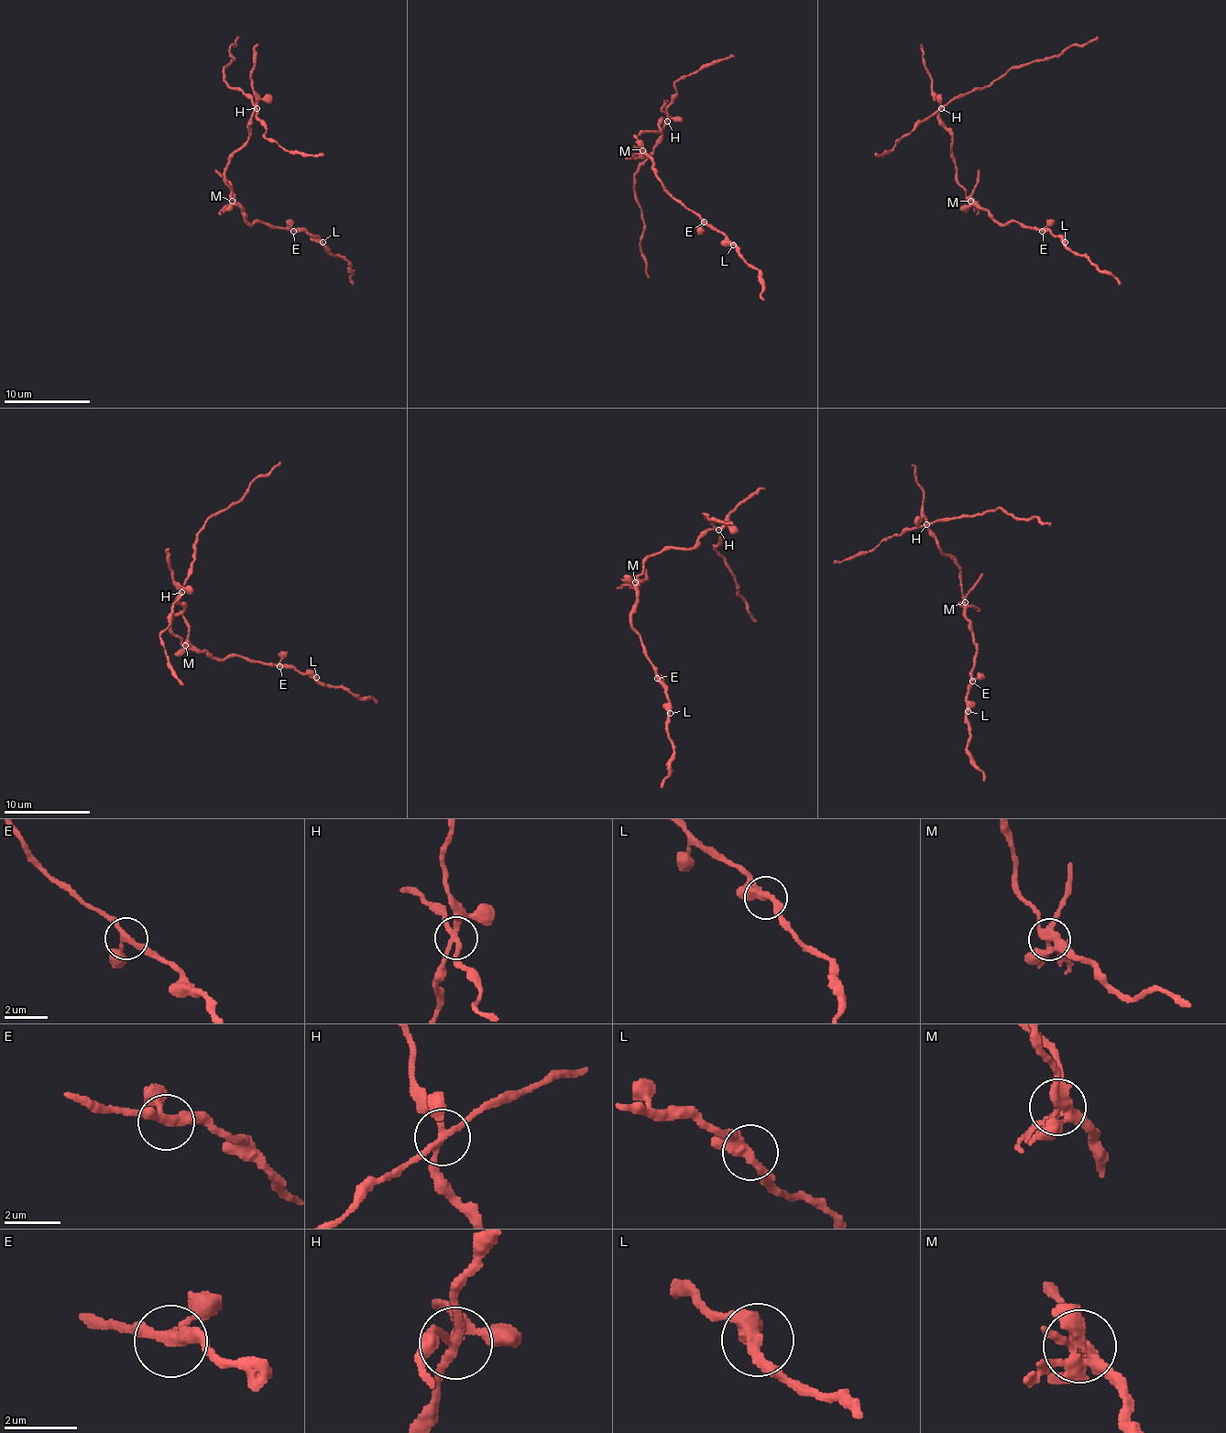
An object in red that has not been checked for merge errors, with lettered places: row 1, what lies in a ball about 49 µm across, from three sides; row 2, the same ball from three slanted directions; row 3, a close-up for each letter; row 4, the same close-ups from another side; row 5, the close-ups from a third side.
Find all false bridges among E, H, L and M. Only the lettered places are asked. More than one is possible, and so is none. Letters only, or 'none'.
H, M

